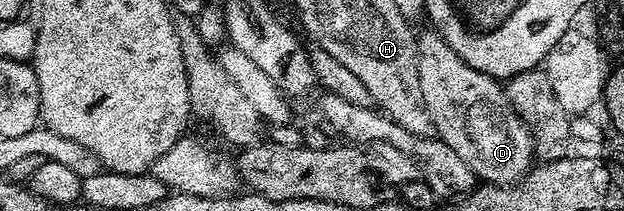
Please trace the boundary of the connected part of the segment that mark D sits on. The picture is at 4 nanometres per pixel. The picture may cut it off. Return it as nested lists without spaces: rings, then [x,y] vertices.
[[[433,30],[419,31],[418,41],[418,73],[420,74],[420,94],[424,94],[424,106],[430,115],[430,121],[434,123],[434,132],[437,139],[448,142],[464,162],[473,169],[475,177],[486,184],[505,186],[522,179],[531,171],[534,155],[534,138],[530,134],[530,128],[516,114],[514,107],[508,102],[506,89],[494,77],[468,66],[444,42],[444,38]]]

